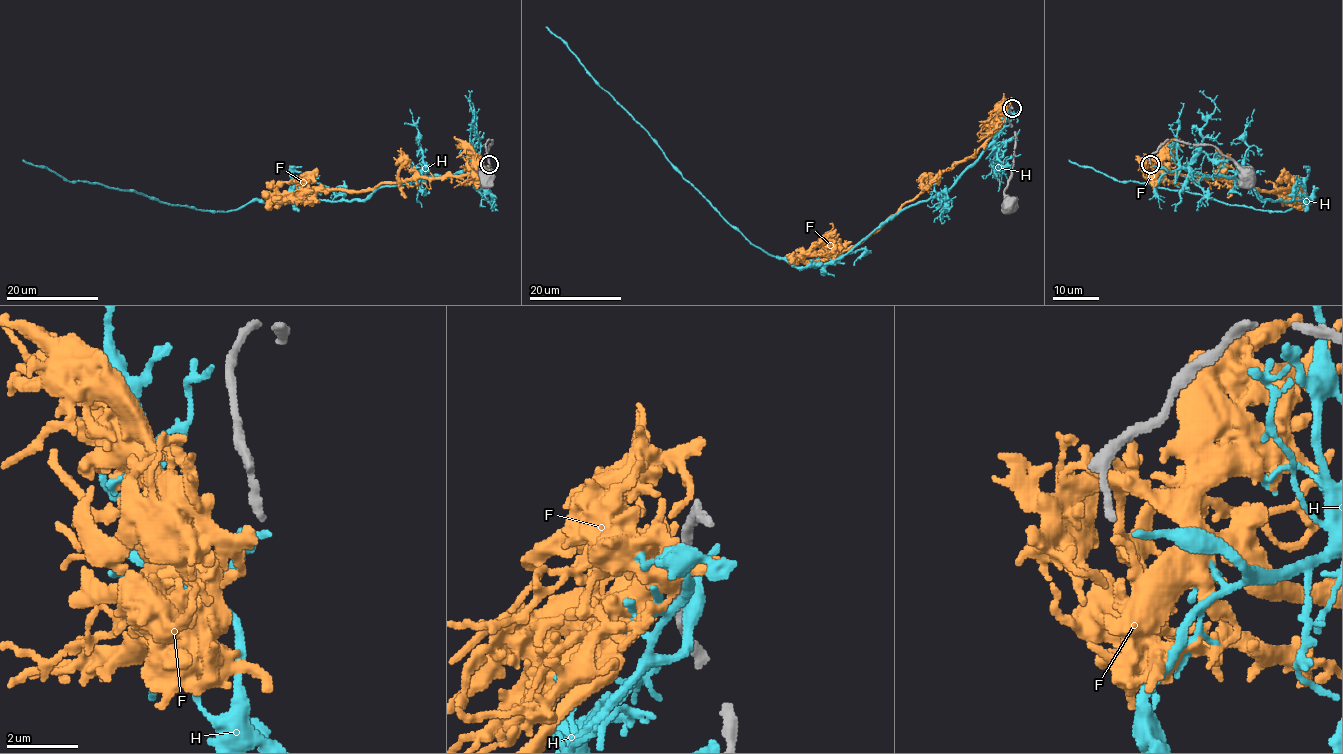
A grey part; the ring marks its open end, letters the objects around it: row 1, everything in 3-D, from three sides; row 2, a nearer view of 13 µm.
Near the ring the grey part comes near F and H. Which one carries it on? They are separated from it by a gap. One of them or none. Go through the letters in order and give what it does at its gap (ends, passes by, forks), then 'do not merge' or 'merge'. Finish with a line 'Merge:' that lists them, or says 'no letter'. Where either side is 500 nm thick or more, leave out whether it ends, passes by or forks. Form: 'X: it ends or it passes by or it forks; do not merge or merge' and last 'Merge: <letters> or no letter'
F: it ends; do not merge
H: it ends; do not merge
Merge: no letter

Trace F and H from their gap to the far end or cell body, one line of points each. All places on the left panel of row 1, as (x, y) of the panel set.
F: (486, 167), (381, 182), (355, 191), (278, 190), (318, 170)
H: (490, 166), (382, 185), (363, 199), (253, 200), (209, 212), (66, 181), (22, 160)

